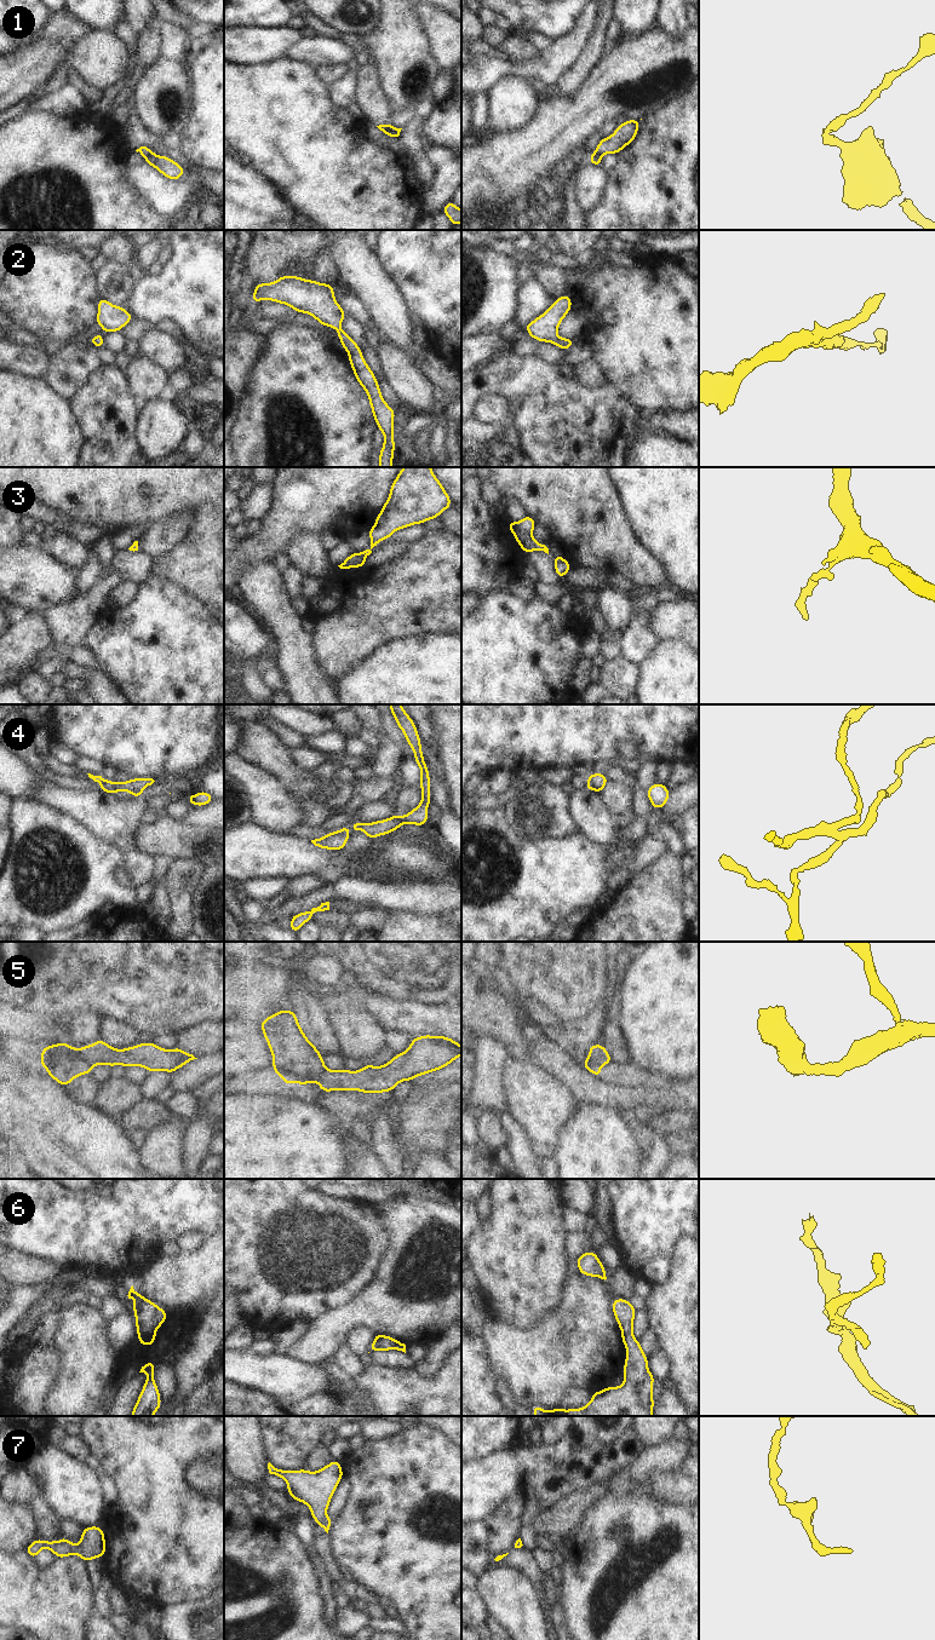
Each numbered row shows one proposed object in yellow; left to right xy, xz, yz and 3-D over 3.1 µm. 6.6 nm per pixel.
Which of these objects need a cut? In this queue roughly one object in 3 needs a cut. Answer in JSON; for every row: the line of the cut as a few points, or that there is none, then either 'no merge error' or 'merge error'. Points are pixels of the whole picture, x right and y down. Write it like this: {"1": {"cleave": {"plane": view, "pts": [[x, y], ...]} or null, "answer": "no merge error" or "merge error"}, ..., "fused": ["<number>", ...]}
{"1": {"cleave": {"plane": "xz", "pts": [[385, 124], [386, 128], [396, 136]]}, "answer": "merge error"}, "2": {"cleave": null, "answer": "no merge error"}, "3": {"cleave": null, "answer": "no merge error"}, "4": {"cleave": {"plane": "xz", "pts": [[338, 830], [348, 835]]}, "answer": "merge error"}, "5": {"cleave": {"plane": "xy", "pts": [[79, 1049], [91, 1066]]}, "answer": "merge error"}, "6": {"cleave": null, "answer": "no merge error"}, "7": {"cleave": null, "answer": "no merge error"}, "fused": ["1", "4", "5"]}

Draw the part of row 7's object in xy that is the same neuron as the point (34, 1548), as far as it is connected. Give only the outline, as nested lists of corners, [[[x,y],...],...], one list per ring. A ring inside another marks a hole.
[[[90,1526],[82,1530],[79,1544],[68,1541],[64,1536],[58,1542],[38,1538],[28,1546],[25,1552],[31,1558],[36,1558],[44,1548],[50,1549],[57,1558],[75,1554],[87,1563],[105,1555],[105,1537],[101,1526]]]

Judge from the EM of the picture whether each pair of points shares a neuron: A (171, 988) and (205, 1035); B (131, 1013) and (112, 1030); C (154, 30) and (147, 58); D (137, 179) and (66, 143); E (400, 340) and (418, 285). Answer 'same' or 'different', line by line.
A: different
B: different
C: same
D: different
E: different

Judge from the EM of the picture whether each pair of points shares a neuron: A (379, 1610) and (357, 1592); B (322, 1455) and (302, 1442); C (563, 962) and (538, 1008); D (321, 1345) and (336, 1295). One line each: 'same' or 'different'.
A: different
B: different
C: different
D: different

